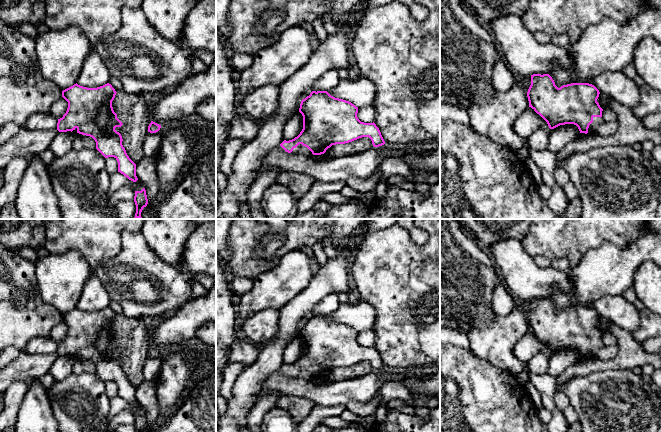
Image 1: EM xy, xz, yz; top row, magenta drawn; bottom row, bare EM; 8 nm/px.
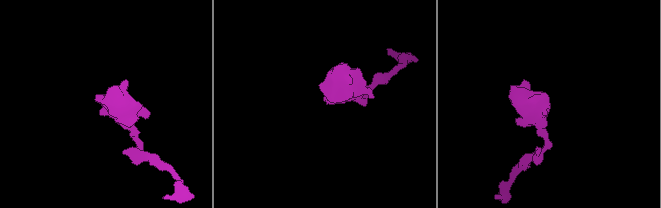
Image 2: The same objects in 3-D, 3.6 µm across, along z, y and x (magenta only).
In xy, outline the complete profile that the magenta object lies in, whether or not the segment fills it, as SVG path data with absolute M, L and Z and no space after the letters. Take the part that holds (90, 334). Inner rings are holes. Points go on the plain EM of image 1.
M0 243L0 351L9 346L22 351L33 338L50 338L52 329L63 321L68 326L68 332L63 341L58 343L57 354L92 361L96 373L105 382L114 381L117 384L118 396L136 406L136 388L127 379L121 358L115 354L123 349L112 331L116 317L109 307L97 312L87 312L76 307L62 314L41 299L34 263Z

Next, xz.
M312 315L301 325L299 336L303 340L303 353L292 364L284 364L280 370L293 379L321 379L336 368L345 368L362 361L369 361L374 371L385 368L379 352L373 347L361 346L358 341L358 331L349 325L335 322L327 315Z

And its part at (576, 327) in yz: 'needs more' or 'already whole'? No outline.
needs more

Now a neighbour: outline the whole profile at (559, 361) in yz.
M574 348L560 349L549 355L548 374L558 377L565 370L579 361L580 355Z

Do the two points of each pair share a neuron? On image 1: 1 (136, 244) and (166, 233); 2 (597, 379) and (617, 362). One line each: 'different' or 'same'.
1: different
2: different

